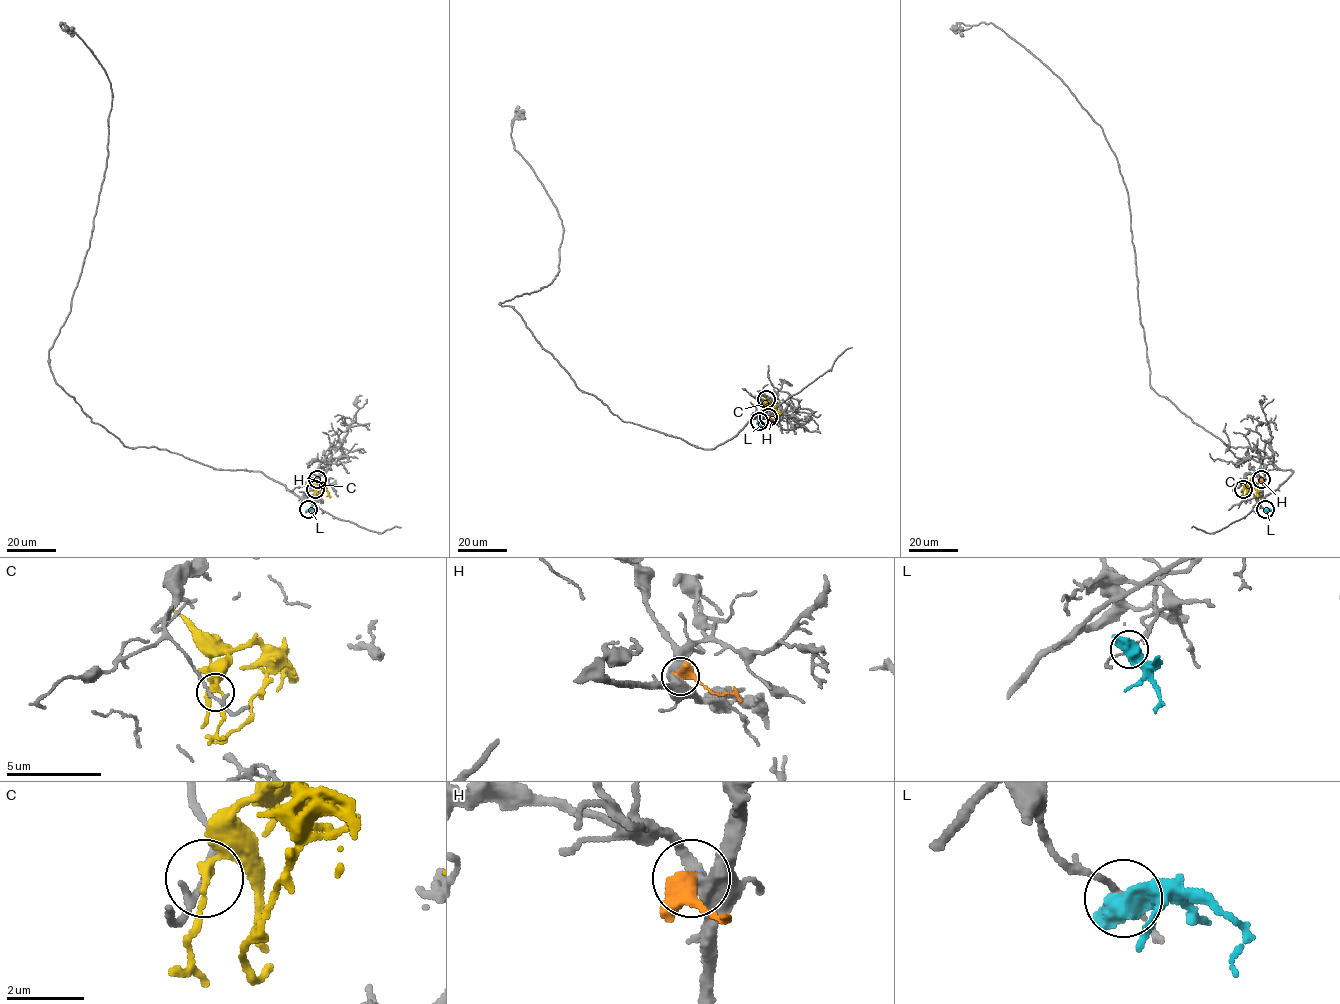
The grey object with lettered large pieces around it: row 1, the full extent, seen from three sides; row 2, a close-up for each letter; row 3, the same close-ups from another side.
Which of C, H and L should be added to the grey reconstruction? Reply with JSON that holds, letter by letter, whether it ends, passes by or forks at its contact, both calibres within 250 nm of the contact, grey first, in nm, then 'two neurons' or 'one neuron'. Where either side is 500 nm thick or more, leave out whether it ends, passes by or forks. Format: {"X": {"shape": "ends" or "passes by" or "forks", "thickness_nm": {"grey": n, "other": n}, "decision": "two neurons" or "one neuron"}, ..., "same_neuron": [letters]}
{"C": {"shape": "passes by", "thickness_nm": {"grey": 160, "other": 200}, "decision": "two neurons"}, "H": {"shape": "passes by", "thickness_nm": {"grey": 380, "other": 400}, "decision": "one neuron"}, "L": {"thickness_nm": {"grey": 120, "other": 750}, "decision": "two neurons"}, "same_neuron": ["H"]}

